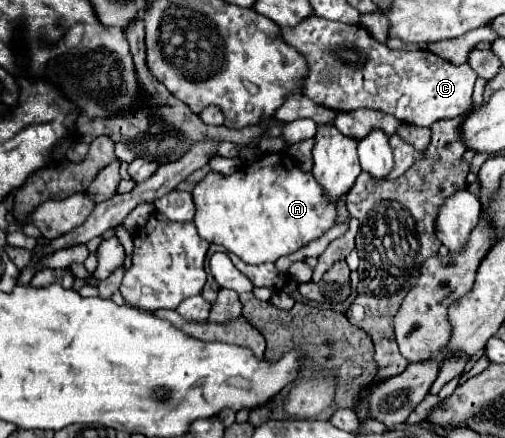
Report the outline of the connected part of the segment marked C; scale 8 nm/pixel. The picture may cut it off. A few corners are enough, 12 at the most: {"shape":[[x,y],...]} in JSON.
{"shape":[[309,16],[281,38],[303,94],[429,128],[473,104],[477,74]]}

